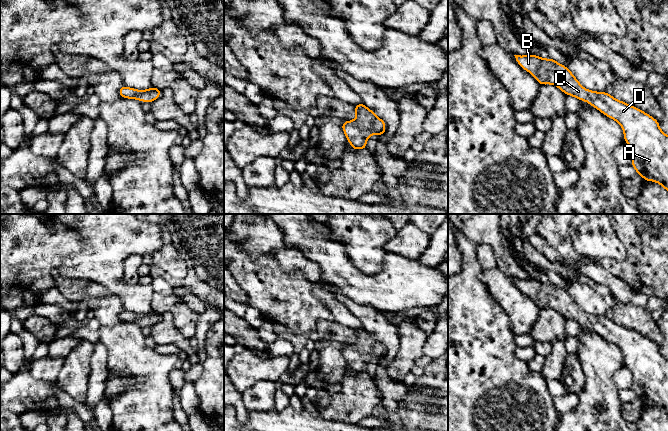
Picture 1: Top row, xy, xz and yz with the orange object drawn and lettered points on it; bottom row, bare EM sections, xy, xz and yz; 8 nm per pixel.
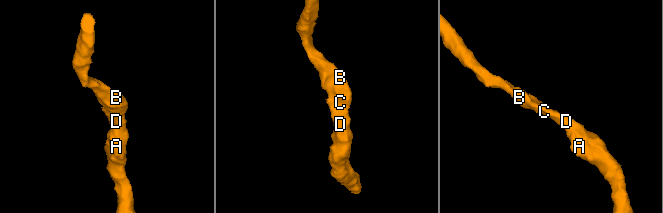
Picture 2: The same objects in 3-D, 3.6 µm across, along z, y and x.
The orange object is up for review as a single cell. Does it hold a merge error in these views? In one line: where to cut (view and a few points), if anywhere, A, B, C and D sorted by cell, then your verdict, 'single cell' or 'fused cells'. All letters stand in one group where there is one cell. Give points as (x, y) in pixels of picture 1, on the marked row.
cut none; groups A B C D; single cell

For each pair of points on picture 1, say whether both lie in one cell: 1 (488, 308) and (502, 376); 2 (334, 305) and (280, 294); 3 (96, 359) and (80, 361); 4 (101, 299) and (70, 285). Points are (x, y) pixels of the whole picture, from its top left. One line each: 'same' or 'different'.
1: same
2: different
3: different
4: same

